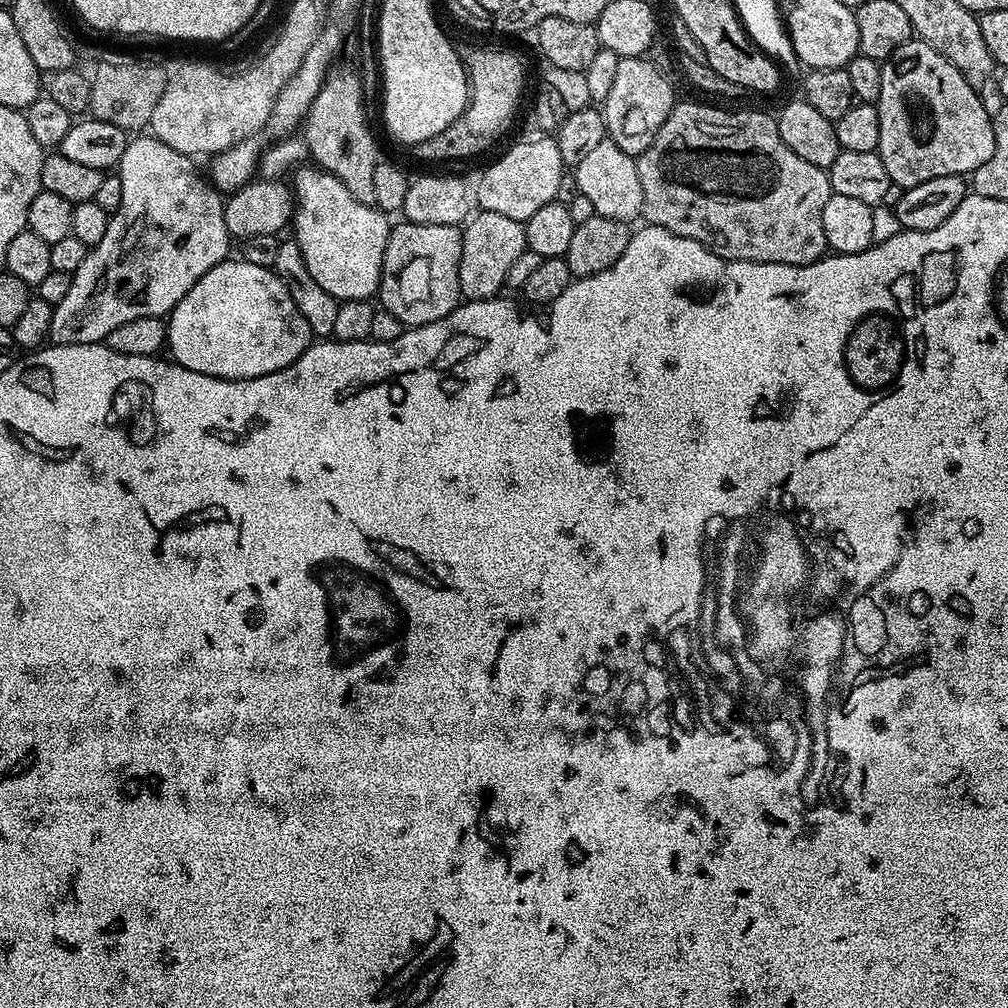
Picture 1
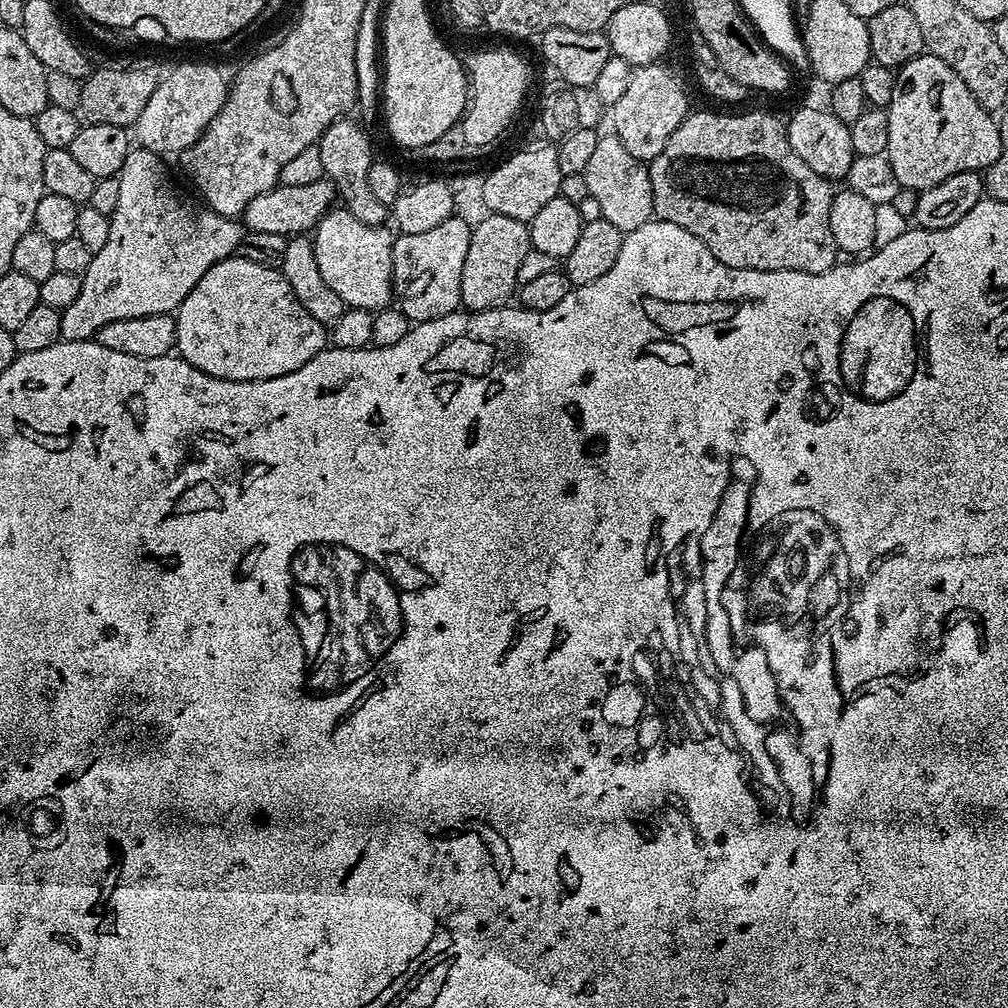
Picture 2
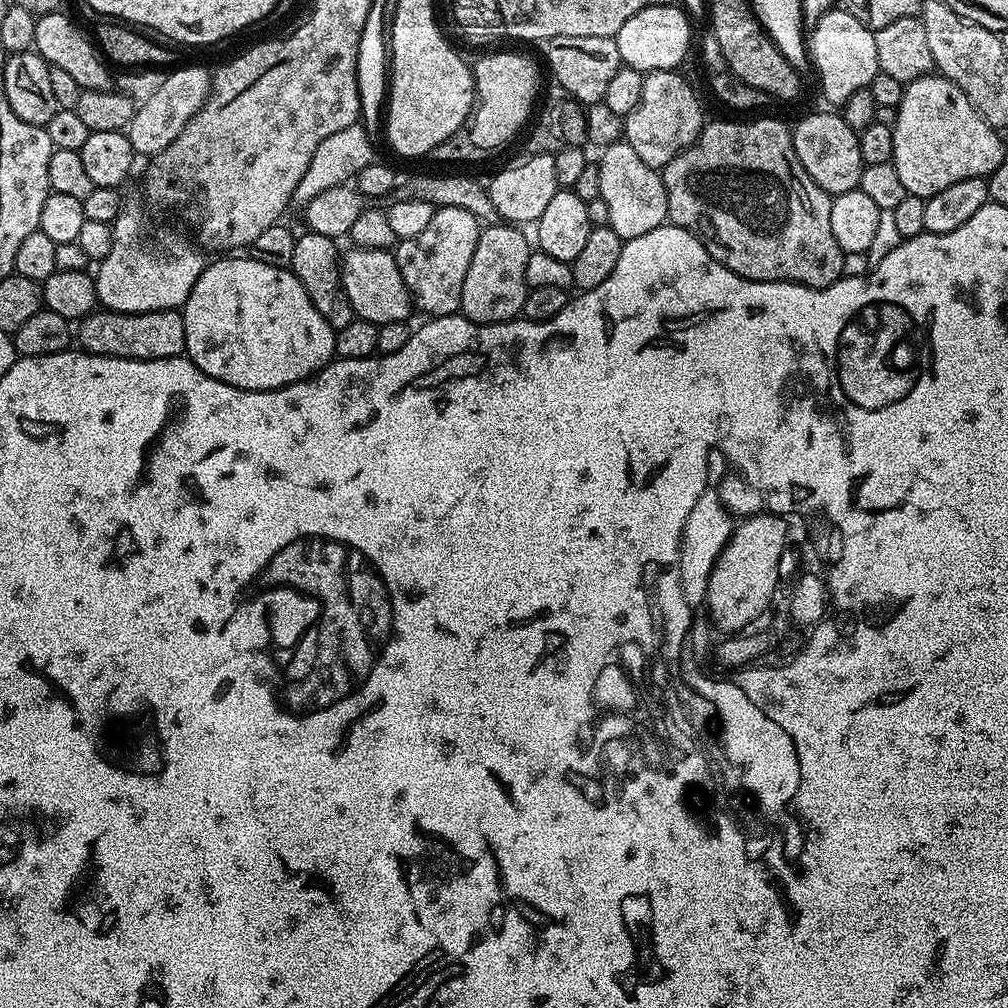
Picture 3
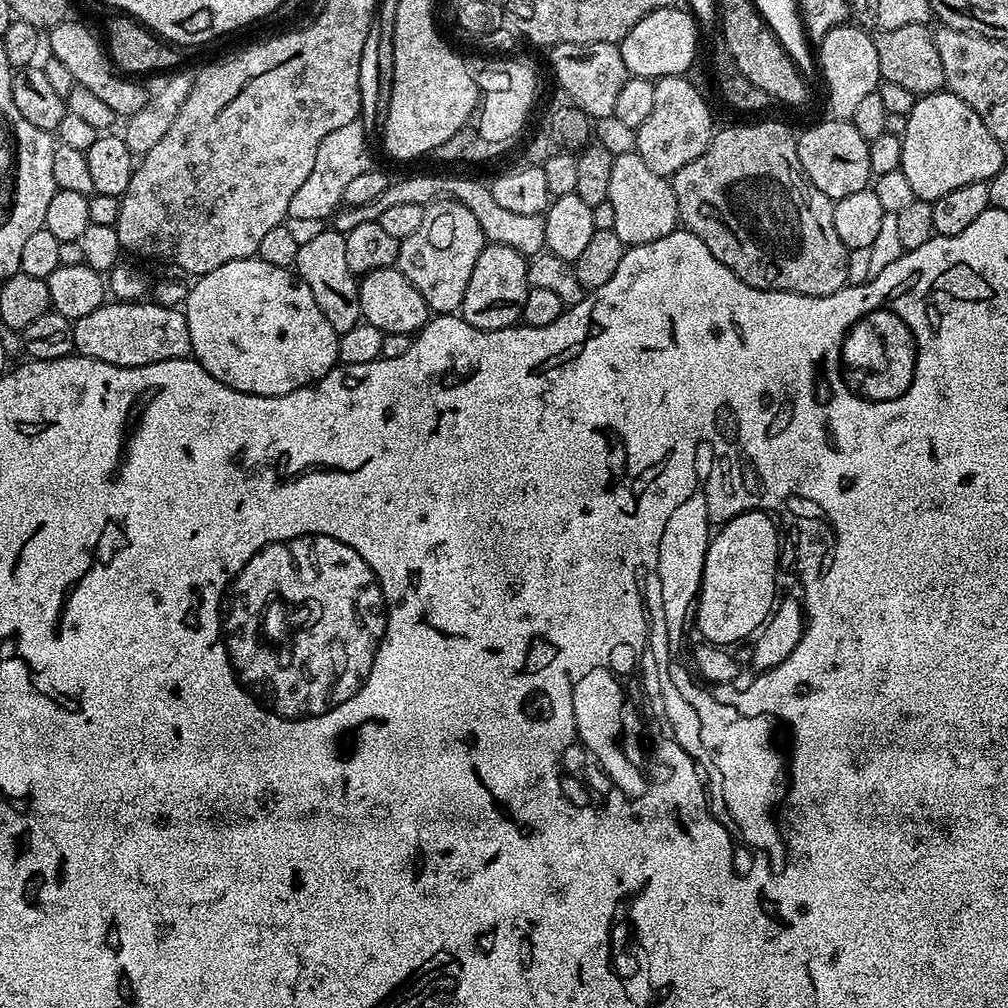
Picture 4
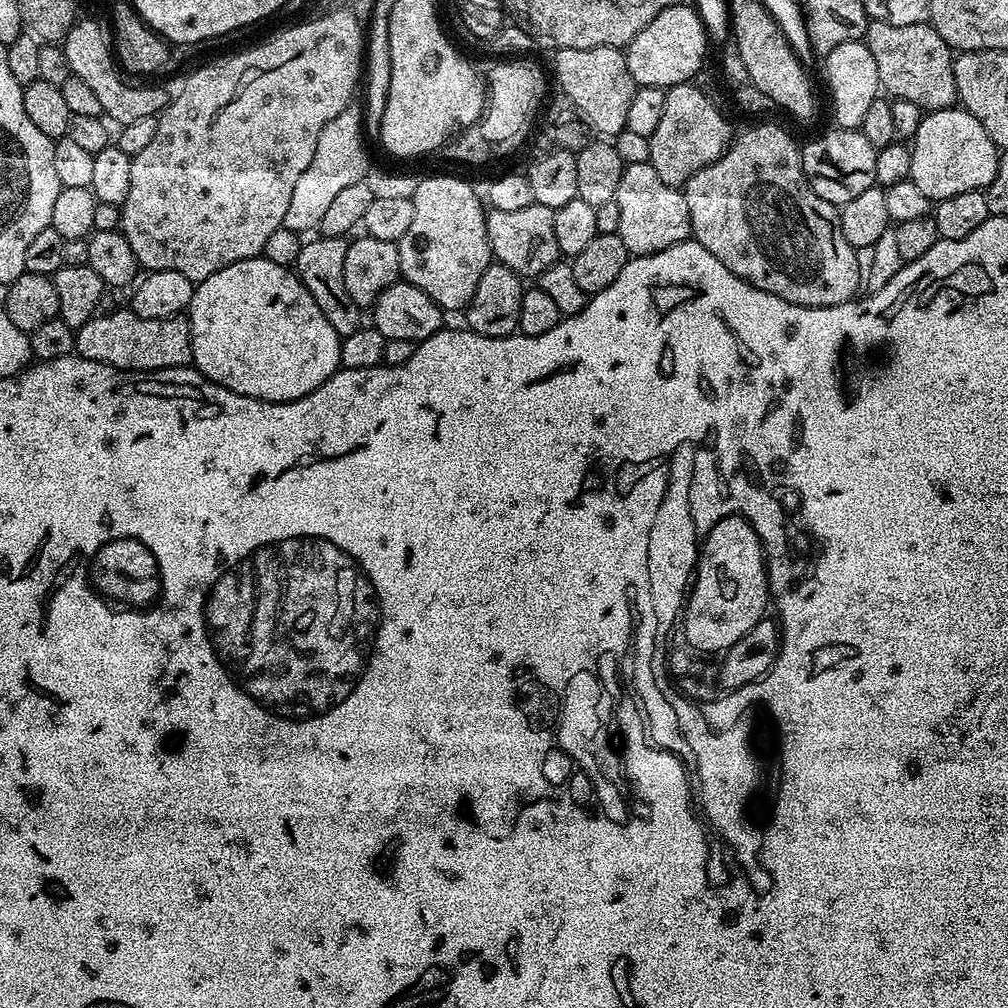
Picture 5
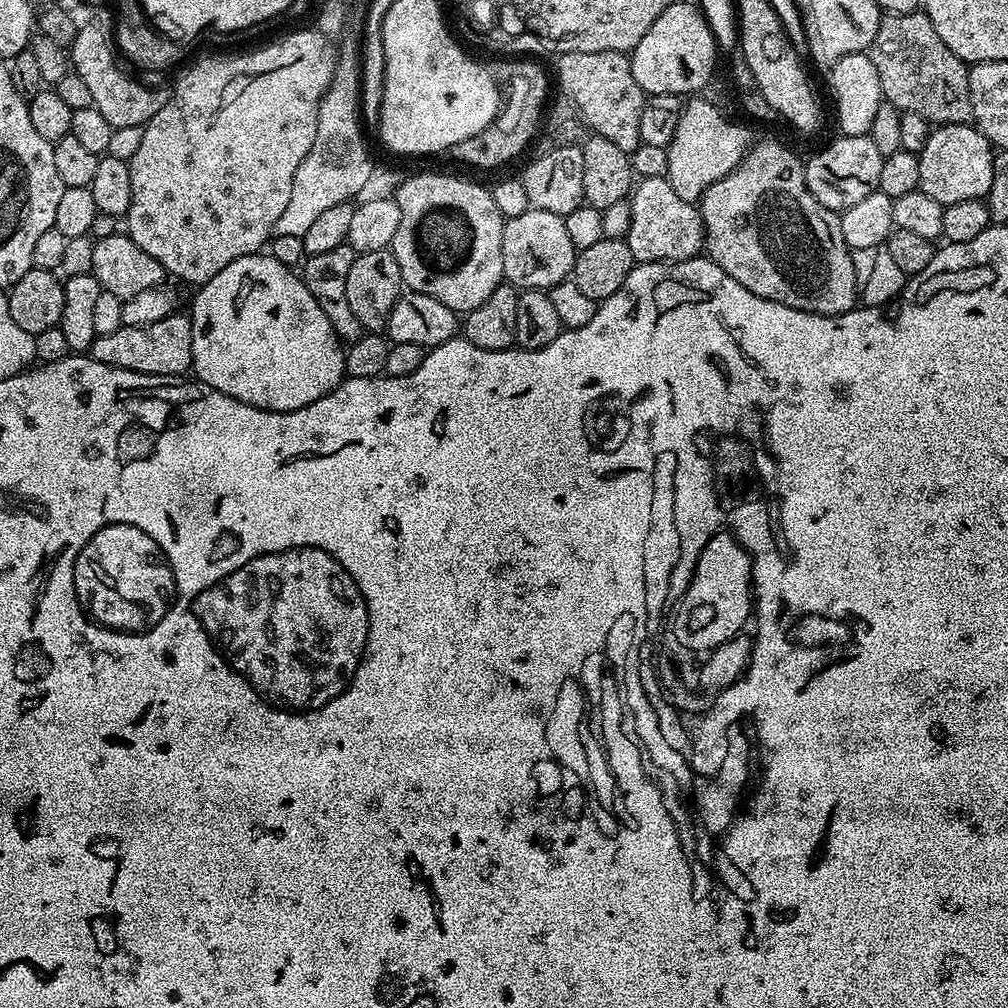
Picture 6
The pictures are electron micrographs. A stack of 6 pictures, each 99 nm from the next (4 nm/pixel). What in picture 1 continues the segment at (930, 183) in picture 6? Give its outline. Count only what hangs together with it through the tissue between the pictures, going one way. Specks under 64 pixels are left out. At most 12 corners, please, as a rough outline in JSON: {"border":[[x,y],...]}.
{"border":[[934,46],[881,63],[892,182],[970,174],[994,154],[989,109]]}

